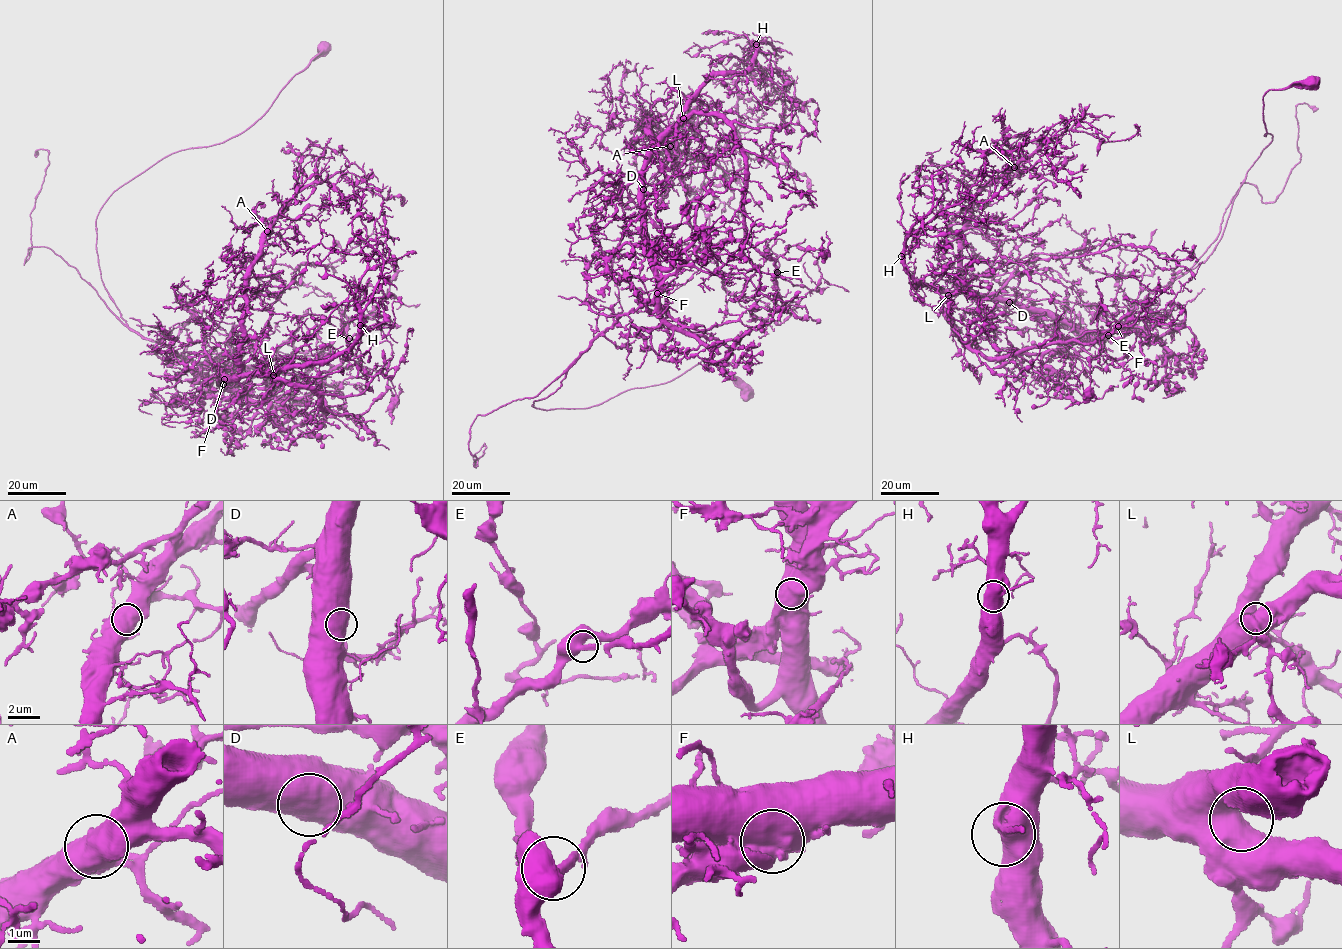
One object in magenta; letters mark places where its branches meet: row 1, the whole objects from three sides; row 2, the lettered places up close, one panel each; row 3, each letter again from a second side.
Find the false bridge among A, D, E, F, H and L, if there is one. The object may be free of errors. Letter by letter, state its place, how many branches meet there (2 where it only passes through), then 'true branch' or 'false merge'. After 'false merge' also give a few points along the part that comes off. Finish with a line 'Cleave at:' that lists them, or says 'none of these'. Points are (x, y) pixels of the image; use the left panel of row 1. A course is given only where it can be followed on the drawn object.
A: (267, 231) | 1 | true branch
D: (224, 379) | 1 | true branch
E: (349, 338) | 1 | true branch
F: (223, 384) | 1 | false merge | (223, 384), (121, 317), (101, 279), (96, 218), (112, 194), (163, 158), (246, 130), (326, 44)
H: (360, 325) | 1 | true branch
L: (273, 375) | 1 | true branch
Cleave at: F

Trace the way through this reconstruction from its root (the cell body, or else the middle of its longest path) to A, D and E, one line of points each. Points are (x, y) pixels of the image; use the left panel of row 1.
A: (325, 50), (241, 133), (171, 153), (118, 188), (96, 219), (100, 278), (131, 331), (226, 387), (267, 231)
D: (325, 50), (244, 131), (164, 156), (118, 188), (97, 217), (100, 278), (131, 330), (226, 387), (224, 379)
E: (325, 50), (241, 133), (118, 188), (97, 253), (131, 331), (226, 388), (314, 382), (349, 338)

